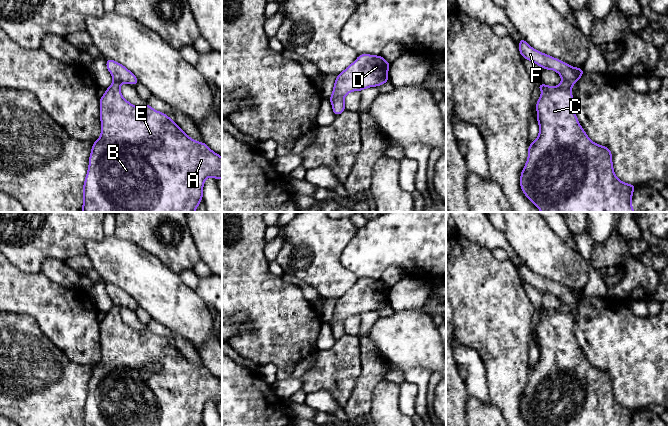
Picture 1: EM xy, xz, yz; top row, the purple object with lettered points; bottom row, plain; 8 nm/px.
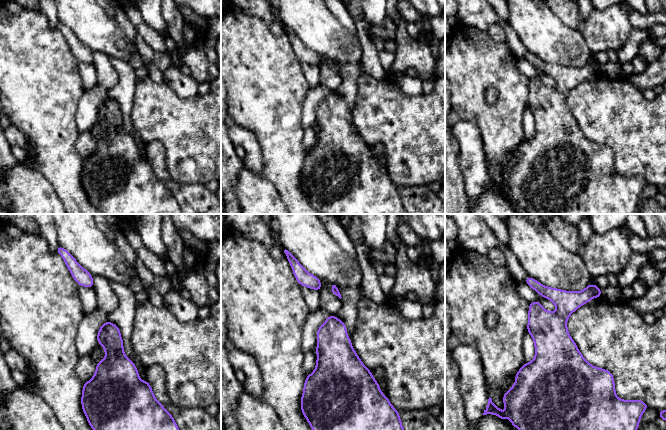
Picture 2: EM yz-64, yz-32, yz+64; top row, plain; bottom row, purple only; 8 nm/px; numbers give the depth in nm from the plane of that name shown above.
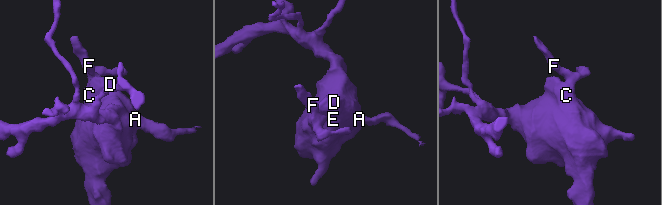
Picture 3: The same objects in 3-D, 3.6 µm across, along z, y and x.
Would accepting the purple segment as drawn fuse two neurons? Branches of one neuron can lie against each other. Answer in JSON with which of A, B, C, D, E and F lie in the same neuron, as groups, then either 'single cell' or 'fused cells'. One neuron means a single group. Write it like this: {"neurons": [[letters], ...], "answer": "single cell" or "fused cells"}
{"neurons": [["A", "B", "C", "D", "E", "F"]], "answer": "single cell"}

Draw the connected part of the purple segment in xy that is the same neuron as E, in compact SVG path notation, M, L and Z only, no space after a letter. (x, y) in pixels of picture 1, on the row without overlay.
M106 283L106 291L113 301L113 307L99 323L101 359L92 369L89 390L83 409L83 426L201 426L205 403L208 401L213 401L216 404L222 402L222 381L213 376L207 368L191 363L168 339L153 333L147 327L143 331L135 331L128 326L121 318L120 309L123 307L138 309L137 301L125 290L112 283Z

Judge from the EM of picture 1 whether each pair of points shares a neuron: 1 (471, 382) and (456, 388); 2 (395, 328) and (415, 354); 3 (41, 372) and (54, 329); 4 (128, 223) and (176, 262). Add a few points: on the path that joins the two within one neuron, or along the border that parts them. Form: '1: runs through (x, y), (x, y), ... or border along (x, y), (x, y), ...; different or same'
1: border along (463, 379), (467, 395); different
2: runs through (401, 334), (415, 348); same
3: border along (36, 322), (38, 327), (67, 357); different
4: runs through (140, 226), (164, 250); same

